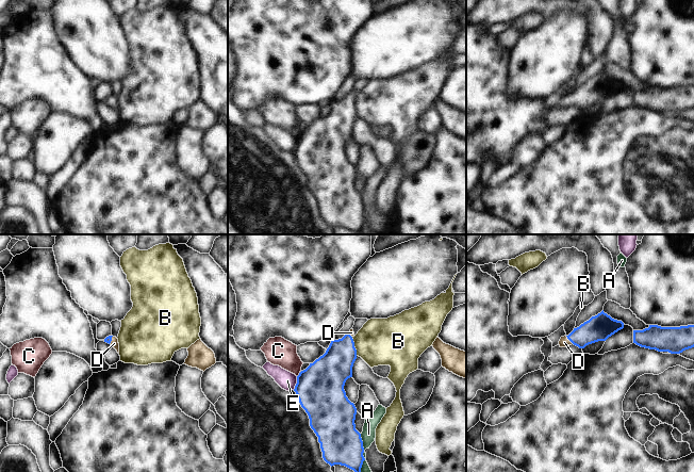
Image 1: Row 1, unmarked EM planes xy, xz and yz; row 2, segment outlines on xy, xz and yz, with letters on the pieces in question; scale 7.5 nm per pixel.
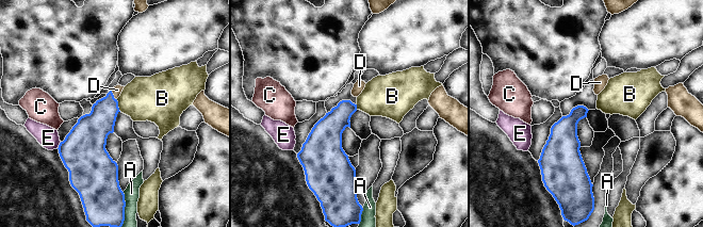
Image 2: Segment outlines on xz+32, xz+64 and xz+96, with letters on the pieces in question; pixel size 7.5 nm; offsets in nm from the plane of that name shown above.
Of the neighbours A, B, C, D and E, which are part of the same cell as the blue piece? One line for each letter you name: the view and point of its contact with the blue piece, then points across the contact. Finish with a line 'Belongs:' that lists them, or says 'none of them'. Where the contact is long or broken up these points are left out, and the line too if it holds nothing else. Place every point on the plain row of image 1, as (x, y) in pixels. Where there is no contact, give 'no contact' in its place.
D: yz (569, 101) | across yz (599, 88), (569, 101), (564, 103)
Belongs: D

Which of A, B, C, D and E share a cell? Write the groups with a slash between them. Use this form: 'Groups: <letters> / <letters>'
Groups: A / B / C / D / E.

